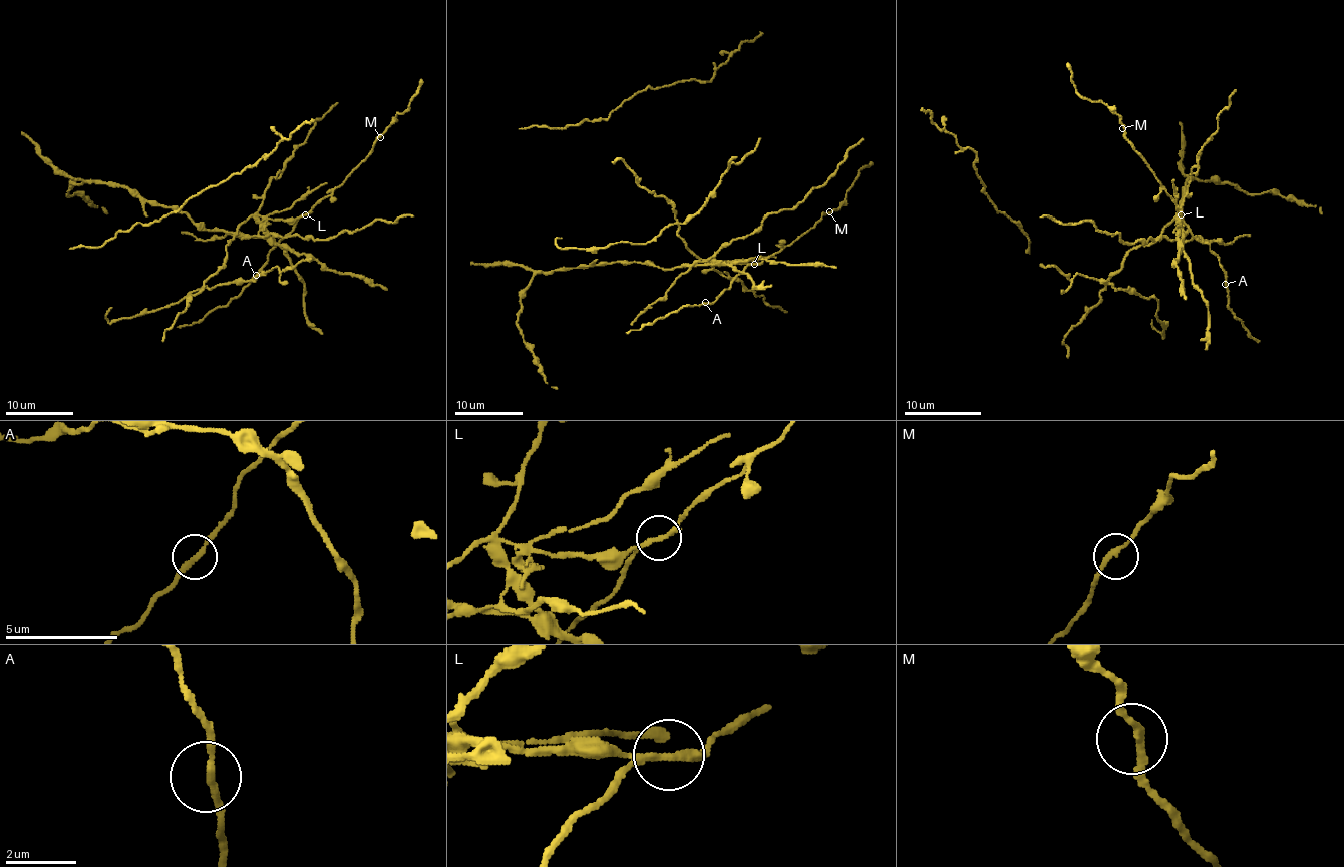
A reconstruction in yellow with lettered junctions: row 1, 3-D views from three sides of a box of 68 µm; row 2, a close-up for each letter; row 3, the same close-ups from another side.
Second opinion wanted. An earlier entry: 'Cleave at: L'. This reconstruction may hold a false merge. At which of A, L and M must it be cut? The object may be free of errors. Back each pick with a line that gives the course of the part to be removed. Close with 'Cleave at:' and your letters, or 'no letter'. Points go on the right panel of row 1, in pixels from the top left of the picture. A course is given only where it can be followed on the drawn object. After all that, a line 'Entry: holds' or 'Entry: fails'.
Cleave at: L
Entry: holds

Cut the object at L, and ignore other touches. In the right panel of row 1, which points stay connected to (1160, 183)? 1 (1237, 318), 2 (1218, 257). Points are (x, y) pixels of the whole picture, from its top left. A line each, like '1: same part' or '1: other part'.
1: same part
2: same part

